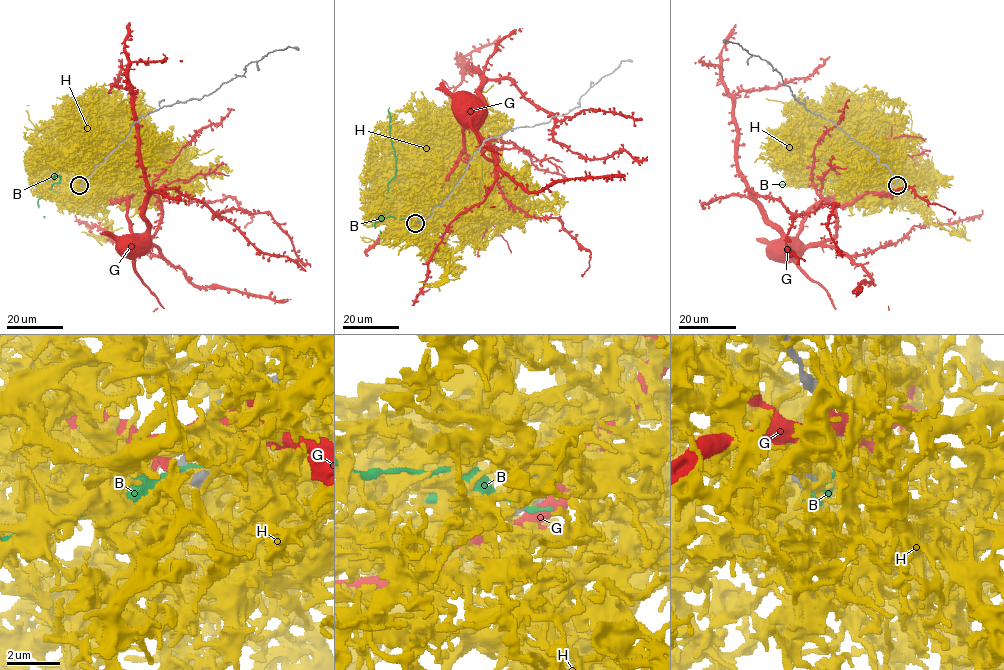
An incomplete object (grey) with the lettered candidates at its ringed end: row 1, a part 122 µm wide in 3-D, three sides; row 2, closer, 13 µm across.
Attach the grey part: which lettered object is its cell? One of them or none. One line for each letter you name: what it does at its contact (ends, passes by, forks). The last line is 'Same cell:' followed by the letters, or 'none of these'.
Same cell: none of these

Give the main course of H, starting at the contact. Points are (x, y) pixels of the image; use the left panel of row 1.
H: (81, 182), (92, 182), (118, 153)

